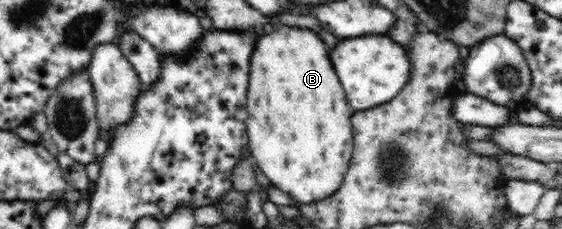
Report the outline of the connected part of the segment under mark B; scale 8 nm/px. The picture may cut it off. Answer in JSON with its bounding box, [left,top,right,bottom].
[246,25,356,206]

